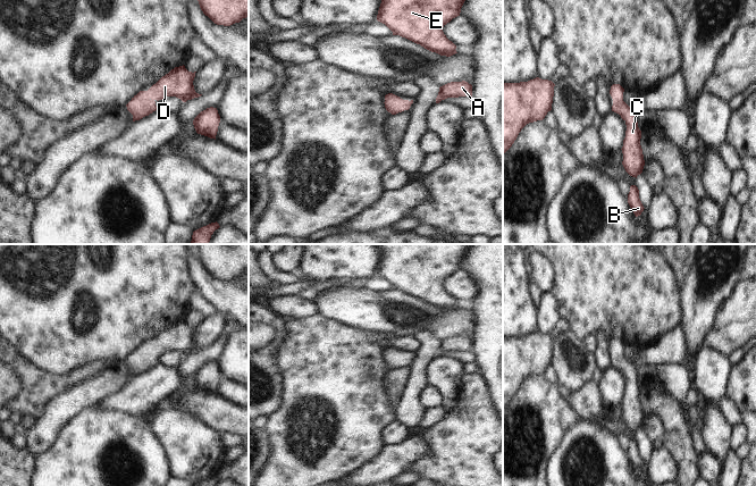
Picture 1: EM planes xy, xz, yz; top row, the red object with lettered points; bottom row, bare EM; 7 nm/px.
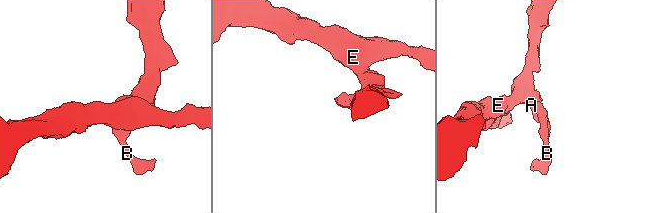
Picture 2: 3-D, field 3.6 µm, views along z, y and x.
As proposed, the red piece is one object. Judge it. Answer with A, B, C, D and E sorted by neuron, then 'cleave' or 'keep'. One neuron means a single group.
groups A B C D E; keep

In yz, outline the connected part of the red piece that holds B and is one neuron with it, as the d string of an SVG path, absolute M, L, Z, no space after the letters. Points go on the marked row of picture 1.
M636 185L630 186L630 192L628 194L628 203L636 217L640 216L645 209L639 199L639 190Z

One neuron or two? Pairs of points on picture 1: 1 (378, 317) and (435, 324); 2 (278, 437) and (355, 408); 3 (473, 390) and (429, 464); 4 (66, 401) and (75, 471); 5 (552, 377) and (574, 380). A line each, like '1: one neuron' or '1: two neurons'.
1: one neuron
2: one neuron
3: one neuron
4: two neurons
5: two neurons

